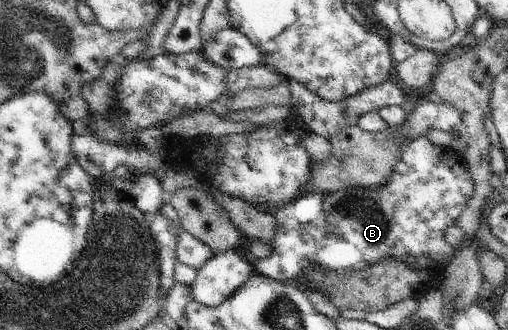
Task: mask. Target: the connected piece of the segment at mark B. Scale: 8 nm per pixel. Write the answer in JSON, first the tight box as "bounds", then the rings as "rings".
{"bounds":[254,135,473,284],"rings":[[[425,135],[419,136],[404,146],[394,173],[378,191],[366,188],[346,188],[332,193],[309,190],[277,212],[278,229],[276,239],[271,243],[273,252],[270,257],[257,259],[254,270],[279,282],[296,284],[303,280],[305,270],[319,271],[318,266],[338,272],[361,270],[365,265],[385,258],[401,260],[423,255],[437,263],[439,260],[449,263],[457,248],[444,241],[443,231],[458,219],[473,191],[472,174],[463,156],[449,146],[433,144]]]}

